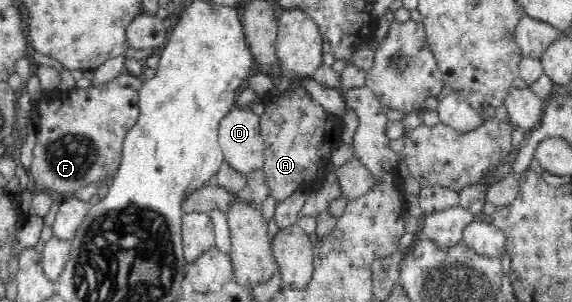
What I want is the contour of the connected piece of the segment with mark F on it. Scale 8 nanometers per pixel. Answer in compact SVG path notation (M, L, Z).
M123 70L112 80L87 89L75 87L67 91L44 91L37 99L33 116L35 145L33 145L31 166L28 168L31 188L35 191L51 193L55 199L62 200L91 183L101 181L107 175L113 175L120 162L122 143L127 130L135 125L140 112L138 91L142 82L142 76L133 76Z

